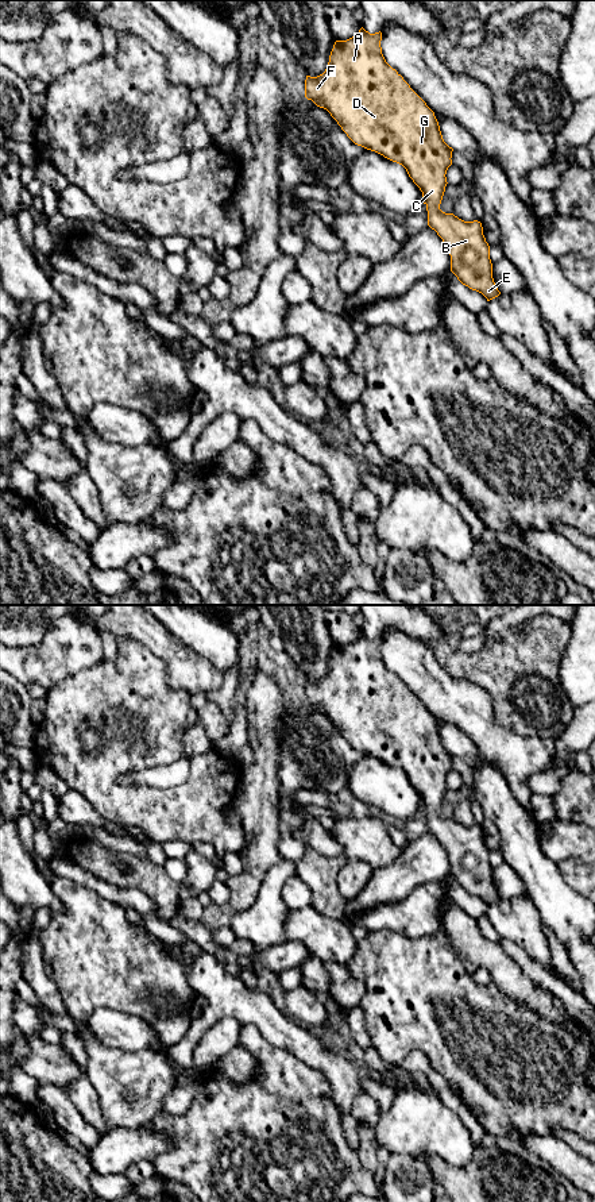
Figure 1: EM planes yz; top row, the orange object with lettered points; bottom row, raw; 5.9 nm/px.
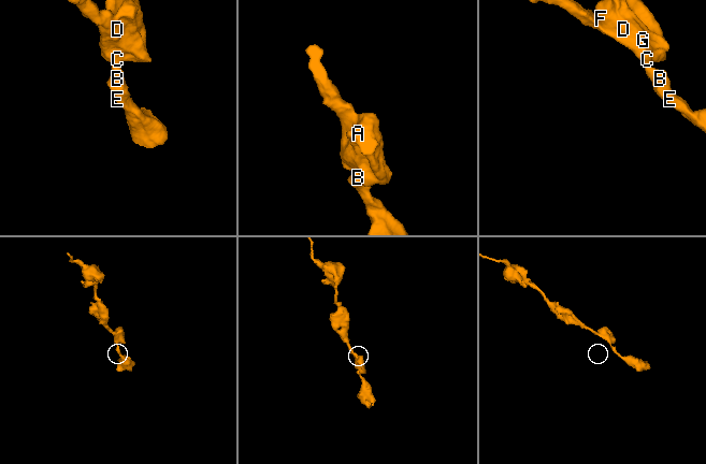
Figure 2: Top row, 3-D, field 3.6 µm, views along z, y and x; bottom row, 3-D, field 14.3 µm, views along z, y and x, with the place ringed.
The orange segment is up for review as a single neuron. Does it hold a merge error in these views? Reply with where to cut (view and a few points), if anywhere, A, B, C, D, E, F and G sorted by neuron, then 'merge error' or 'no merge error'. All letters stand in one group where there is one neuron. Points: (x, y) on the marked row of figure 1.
cut none; groups A B C D E F G; no merge error

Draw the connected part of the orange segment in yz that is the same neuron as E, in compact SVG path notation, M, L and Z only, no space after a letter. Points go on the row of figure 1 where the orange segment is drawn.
M363 27L355 36L336 41L325 72L317 77L306 76L305 97L327 109L355 145L375 151L406 169L422 192L428 226L437 232L449 251L451 271L463 285L482 293L490 301L501 292L492 278L490 246L483 235L482 223L464 221L440 209L453 149L444 142L434 112L386 62L380 41L380 31L370 34Z

